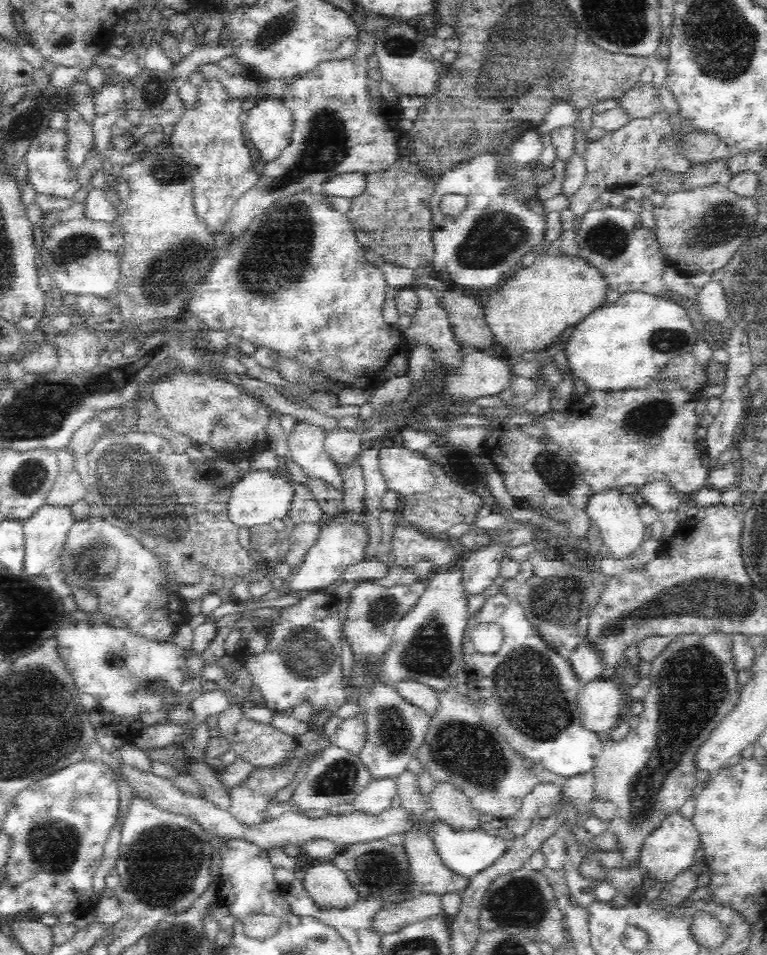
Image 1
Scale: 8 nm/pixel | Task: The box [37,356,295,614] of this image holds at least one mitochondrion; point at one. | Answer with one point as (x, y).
(127, 476)

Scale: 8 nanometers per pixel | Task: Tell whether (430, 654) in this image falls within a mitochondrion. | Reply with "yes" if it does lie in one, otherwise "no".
yes

